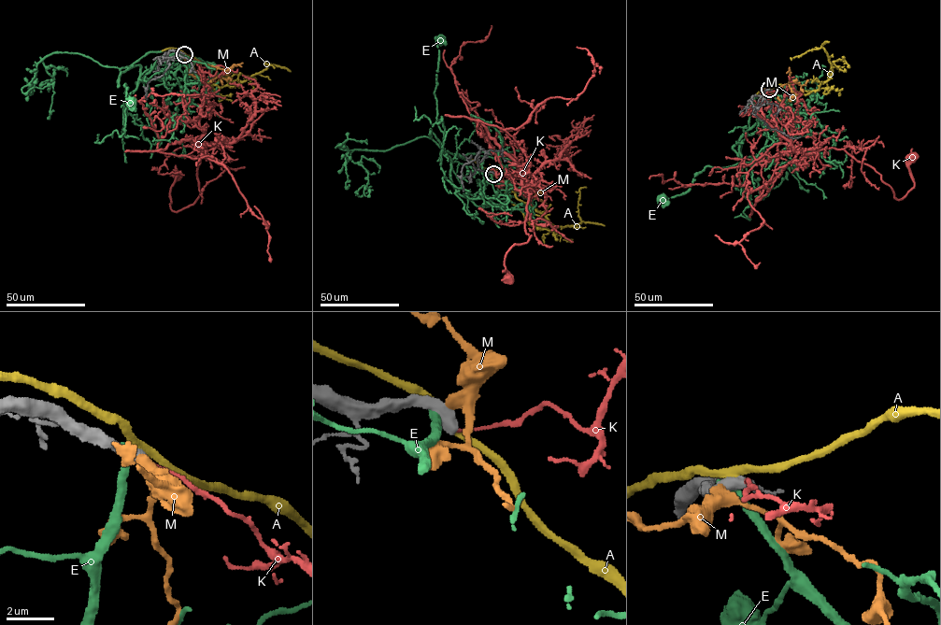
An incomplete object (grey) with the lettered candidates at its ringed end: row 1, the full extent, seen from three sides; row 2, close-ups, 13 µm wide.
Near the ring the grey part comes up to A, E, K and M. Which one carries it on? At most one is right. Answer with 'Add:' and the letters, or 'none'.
Add: none

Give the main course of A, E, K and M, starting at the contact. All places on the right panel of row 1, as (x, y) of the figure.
A: (768, 89), (781, 84), (790, 87), (793, 93), (805, 94), (818, 90), (832, 73), (822, 48), (791, 60)
E: (767, 90), (781, 108), (780, 98), (801, 112), (768, 138), (758, 161), (706, 166), (686, 191), (662, 200)
K: (769, 90), (766, 101), (789, 113), (788, 147), (844, 149), (876, 171), (899, 200), (914, 186), (912, 158)
M: (768, 90), (786, 101), (795, 97), (789, 81), (805, 84)

